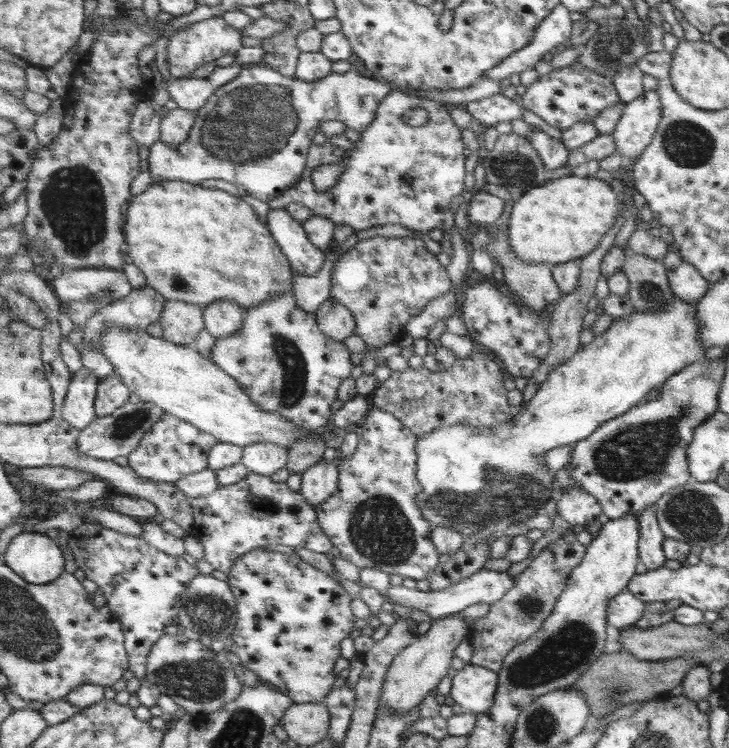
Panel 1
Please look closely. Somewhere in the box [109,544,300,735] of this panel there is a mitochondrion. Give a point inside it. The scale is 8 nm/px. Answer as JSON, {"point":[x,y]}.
{"point":[202,681]}

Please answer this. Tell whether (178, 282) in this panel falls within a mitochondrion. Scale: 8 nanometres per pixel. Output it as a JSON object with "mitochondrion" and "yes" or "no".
{"mitochondrion":"yes"}

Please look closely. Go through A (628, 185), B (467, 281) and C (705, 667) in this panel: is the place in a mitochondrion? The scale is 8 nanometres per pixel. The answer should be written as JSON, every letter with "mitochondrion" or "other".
{"A":"other","B":"other","C":"other"}

